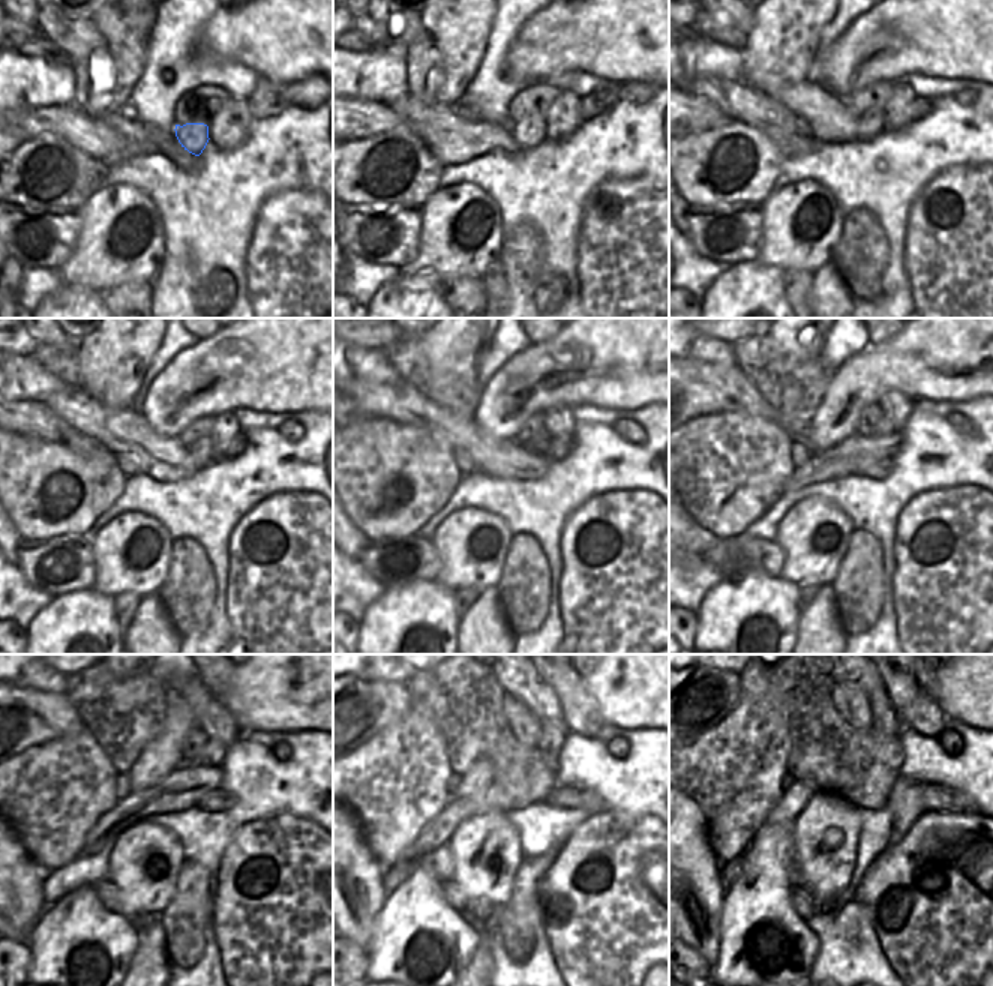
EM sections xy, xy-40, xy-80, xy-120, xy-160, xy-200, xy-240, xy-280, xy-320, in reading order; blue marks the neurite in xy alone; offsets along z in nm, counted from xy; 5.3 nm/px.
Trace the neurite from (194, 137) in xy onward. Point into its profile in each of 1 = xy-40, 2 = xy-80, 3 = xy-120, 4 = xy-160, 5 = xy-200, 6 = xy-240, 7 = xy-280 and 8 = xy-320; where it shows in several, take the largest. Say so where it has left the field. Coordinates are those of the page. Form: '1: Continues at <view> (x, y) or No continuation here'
1: Continues at xy-40 (528, 132)
2: Continues at xy-80 (869, 125)
3: Continues at xy-120 (201, 452)
4: Continues at xy-160 (539, 444)
5: Continues at xy-200 (884, 426)
6: Continues at xy-240 (213, 752)
7: Continues at xy-280 (552, 740)
8: Continues at xy-320 (884, 719)

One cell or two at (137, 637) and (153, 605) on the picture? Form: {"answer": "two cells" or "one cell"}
{"answer": "one cell"}

